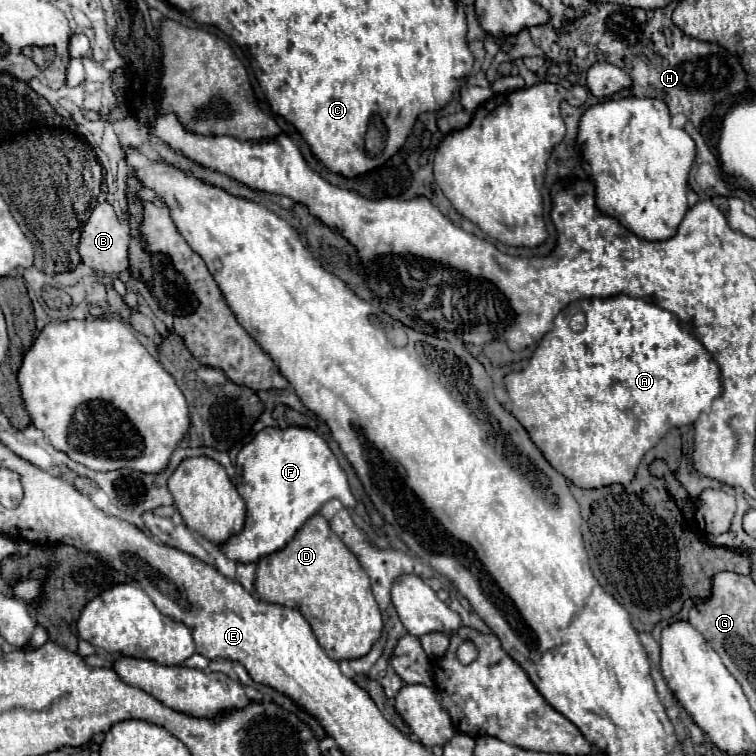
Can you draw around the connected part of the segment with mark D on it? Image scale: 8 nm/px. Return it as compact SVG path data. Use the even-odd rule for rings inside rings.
M321 514L311 516L297 530L293 540L285 548L259 558L255 592L259 594L261 600L265 600L269 604L281 604L281 606L299 610L305 616L305 620L311 624L319 644L337 662L365 656L371 650L371 646L381 638L383 618L381 618L381 610L373 598L369 576L365 574L365 570L361 570L361 564L357 562L357 558L353 558L353 554L349 554L349 548L341 542L341 538L337 534L333 534L333 530L329 528L329 522Z

